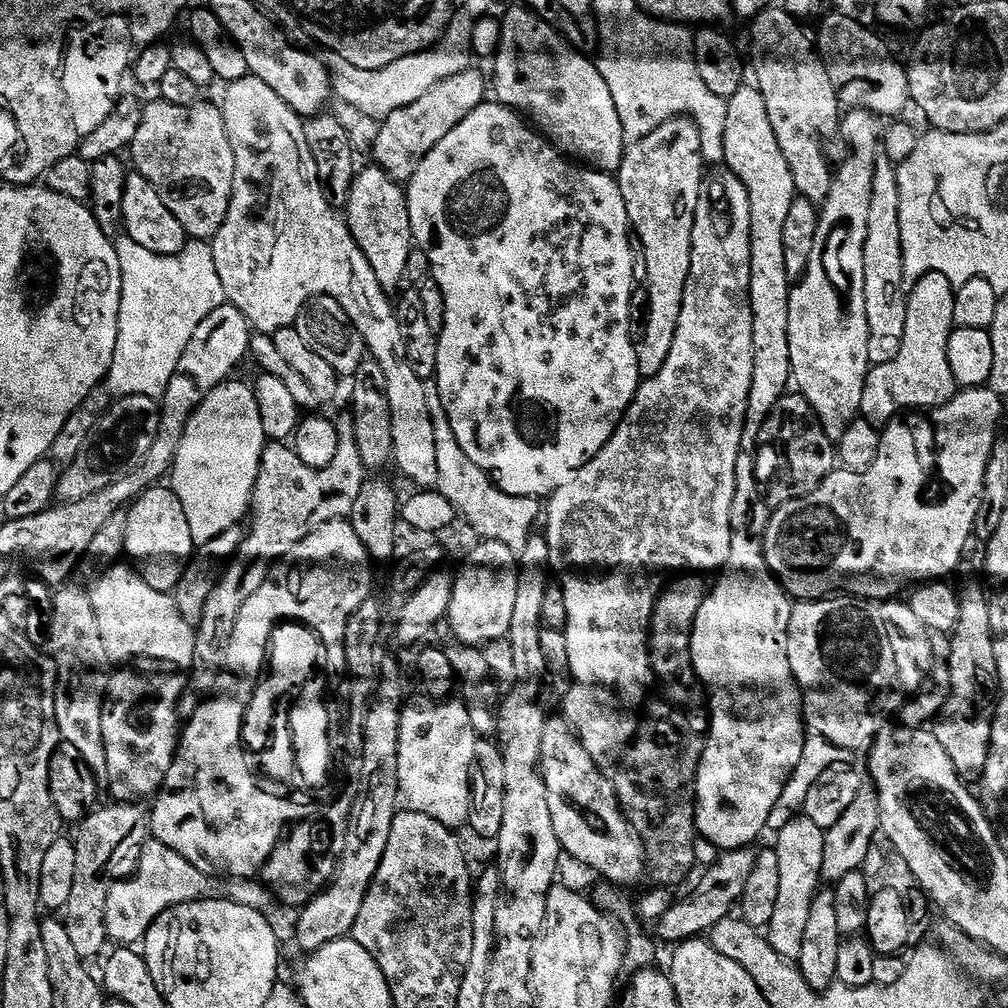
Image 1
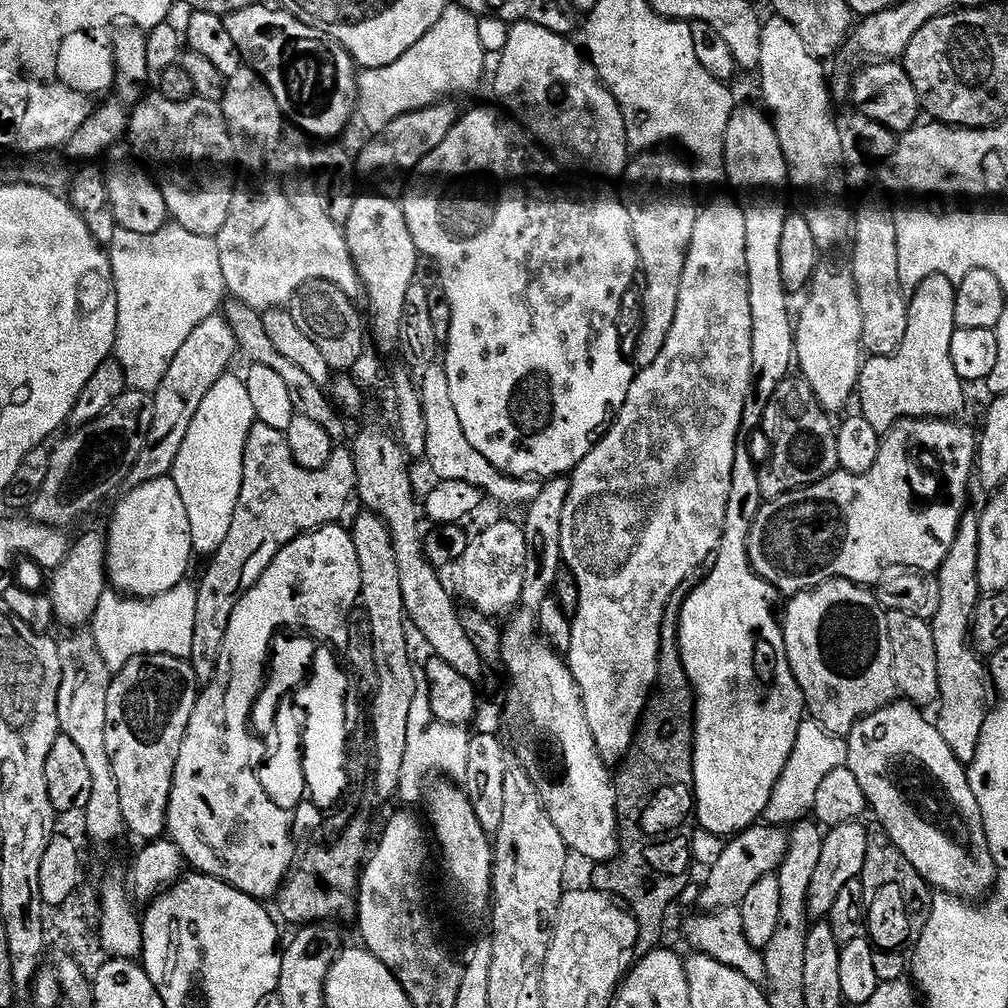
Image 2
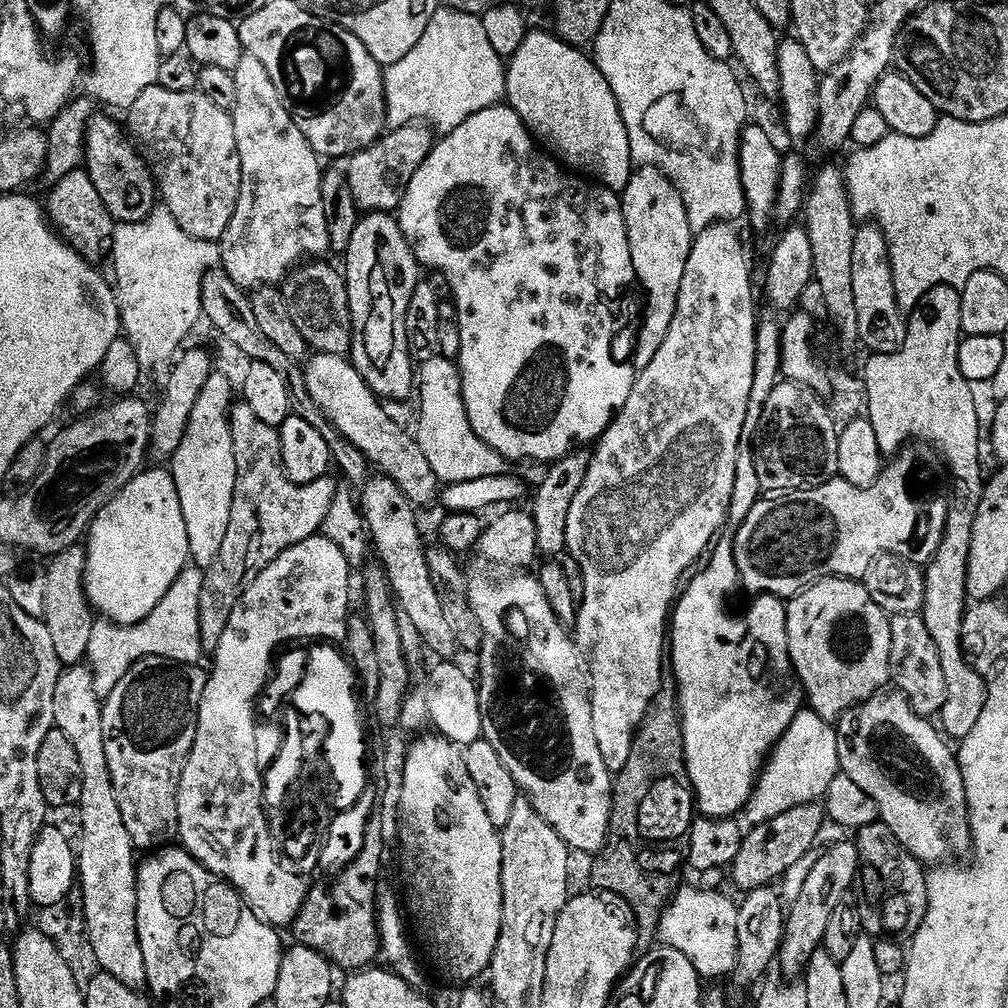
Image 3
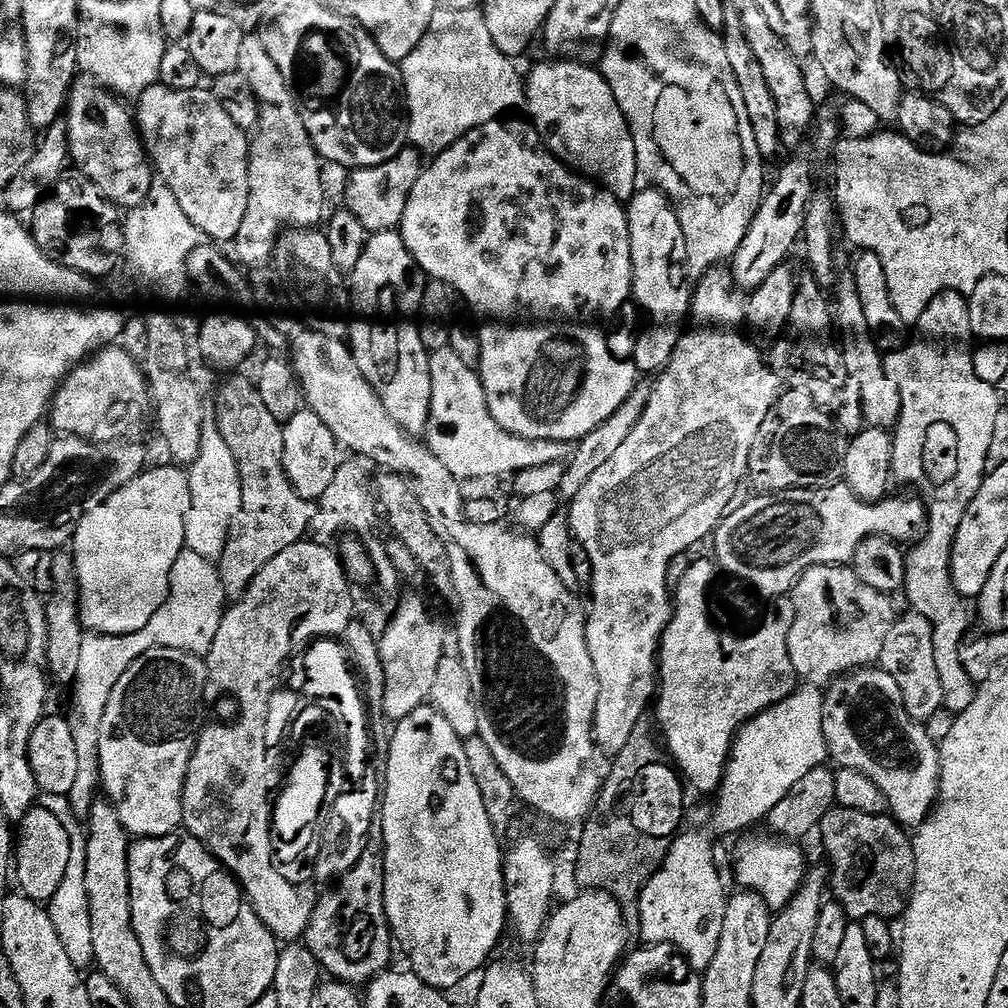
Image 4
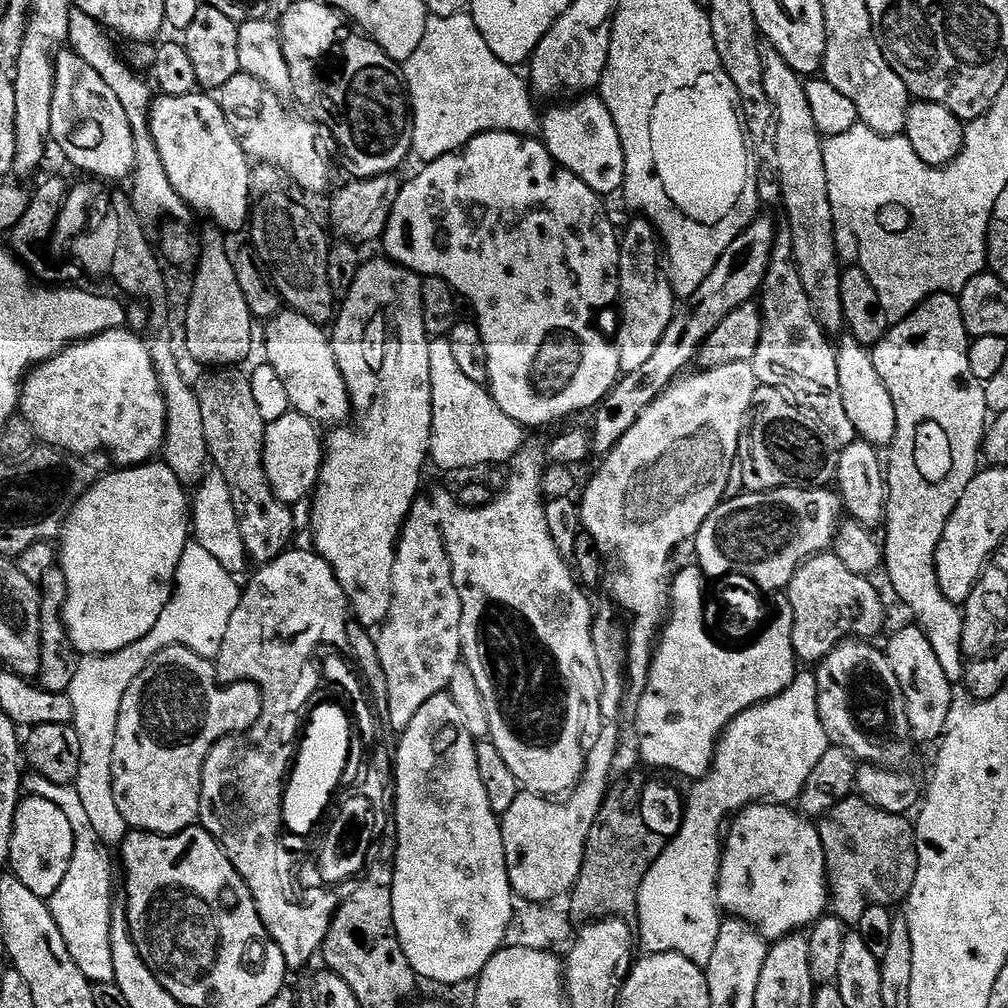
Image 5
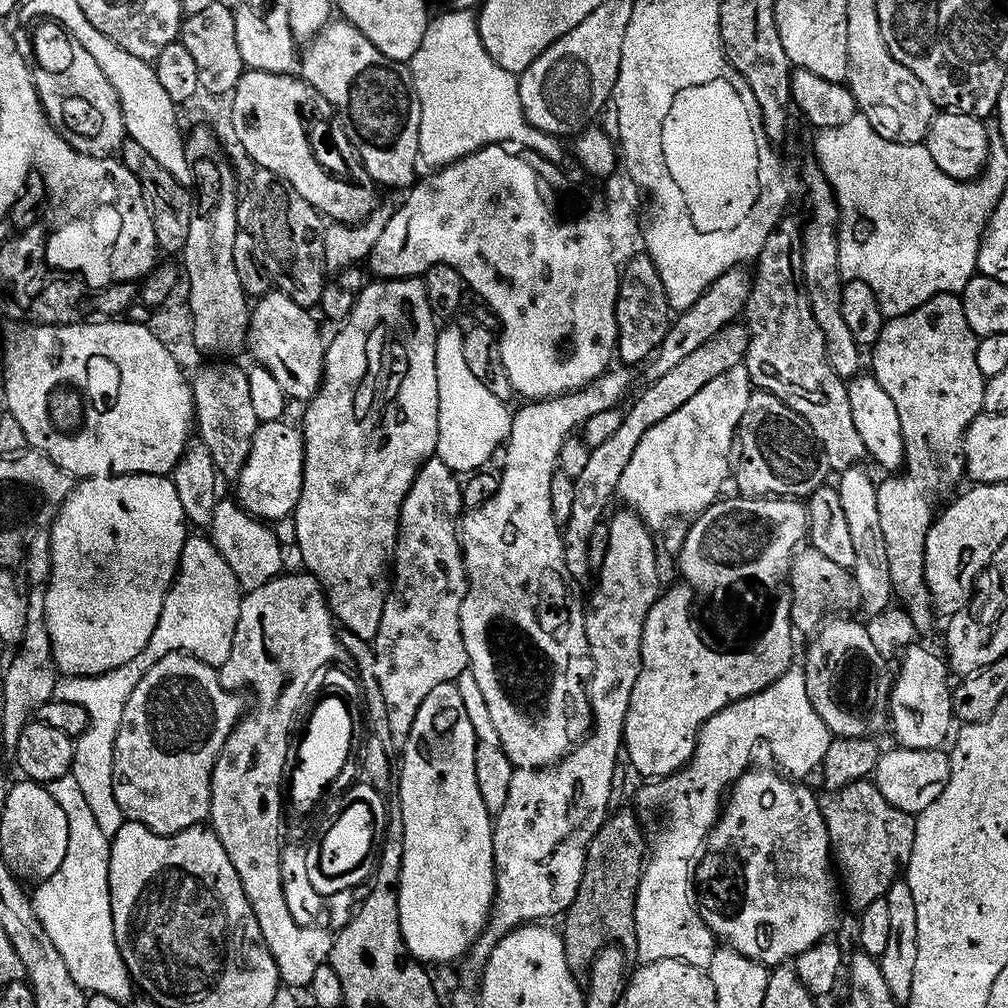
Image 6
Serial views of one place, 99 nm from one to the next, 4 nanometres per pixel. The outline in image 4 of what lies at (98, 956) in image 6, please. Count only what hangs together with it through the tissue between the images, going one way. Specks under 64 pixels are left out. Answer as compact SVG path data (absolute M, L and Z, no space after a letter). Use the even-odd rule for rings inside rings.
M43 794L39 797L38 804L39 807L53 812L58 818L58 822L62 822L62 826L66 826L66 834L72 843L70 846L70 866L66 868L66 878L62 880L62 886L58 888L54 897L56 933L58 938L62 938L62 946L66 946L66 950L70 954L70 962L74 962L74 966L81 970L87 970L88 967L91 969L96 954L94 952L94 934L90 928L91 908L88 901L86 878L88 834L82 820L75 816L69 797L59 796L58 794Z

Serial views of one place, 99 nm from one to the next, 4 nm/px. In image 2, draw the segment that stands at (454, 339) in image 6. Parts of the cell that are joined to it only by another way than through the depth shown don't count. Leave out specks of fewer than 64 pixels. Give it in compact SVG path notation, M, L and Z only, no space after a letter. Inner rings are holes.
M435 362L424 369L418 380L420 397L422 398L422 410L426 414L426 450L424 456L432 467L437 481L453 480L454 482L468 482L478 491L482 492L490 501L497 500L500 504L521 504L527 506L534 498L538 498L541 481L536 478L517 480L514 476L508 476L499 472L466 438L462 431L462 422L458 422L458 413L454 411L454 402L450 398L450 378L446 378L446 370L443 363Z

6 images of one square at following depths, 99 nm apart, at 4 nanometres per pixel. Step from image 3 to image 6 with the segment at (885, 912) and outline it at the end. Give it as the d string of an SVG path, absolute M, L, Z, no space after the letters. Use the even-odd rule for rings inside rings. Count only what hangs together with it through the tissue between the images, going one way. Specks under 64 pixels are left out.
M868 778L836 791L825 791L823 795L819 797L820 809L828 827L828 842L839 883L843 891L844 888L848 891L849 906L856 908L857 913L864 912L866 906L885 899L907 869L914 850L917 817L892 806Z

